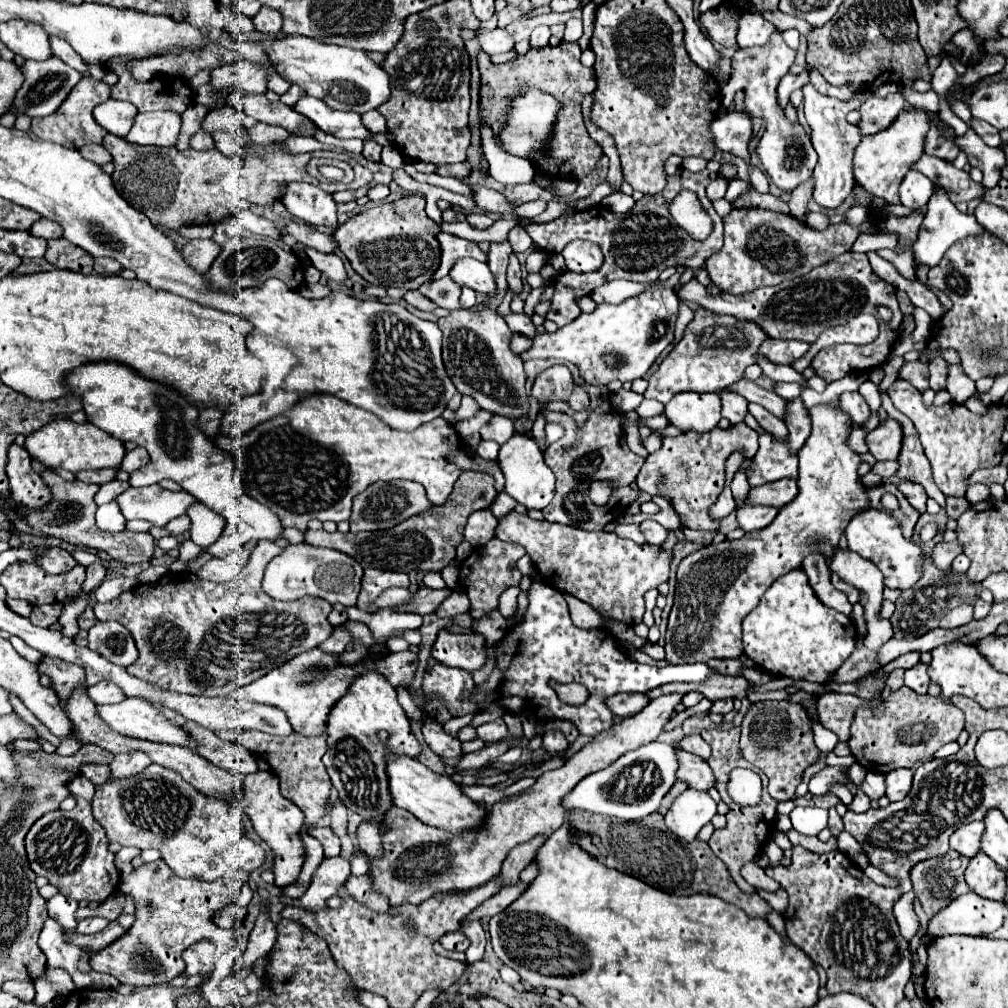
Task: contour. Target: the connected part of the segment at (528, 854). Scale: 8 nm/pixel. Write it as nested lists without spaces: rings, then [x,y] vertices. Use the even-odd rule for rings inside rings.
[[[535,836],[535,840],[523,842],[507,854],[503,868],[501,868],[501,876],[507,886],[513,886],[519,882],[519,872],[533,862],[535,852],[545,844],[545,840],[547,840],[547,836]]]

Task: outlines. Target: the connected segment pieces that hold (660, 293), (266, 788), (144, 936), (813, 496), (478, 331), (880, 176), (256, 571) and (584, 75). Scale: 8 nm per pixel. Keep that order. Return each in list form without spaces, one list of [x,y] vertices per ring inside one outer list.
[[[651,284],[641,294],[627,298],[617,306],[599,304],[591,314],[581,314],[557,332],[537,334],[533,348],[521,354],[521,358],[571,360],[579,368],[583,380],[595,386],[609,384],[611,380],[633,382],[635,378],[641,378],[657,360],[657,356],[671,344],[677,308],[679,298],[673,288]]]
[[[255,772],[255,774],[243,776],[243,800],[233,800],[231,804],[243,810],[251,818],[257,834],[275,852],[275,864],[273,864],[275,884],[295,882],[299,878],[299,872],[305,860],[303,842],[299,840],[299,832],[303,826],[303,812],[291,800],[281,796],[279,778],[273,772]]]
[[[157,860],[151,864],[143,864],[129,876],[121,878],[119,890],[135,898],[137,920],[125,936],[115,940],[115,944],[93,954],[91,968],[95,972],[107,972],[121,984],[159,986],[185,972],[181,952],[187,946],[203,938],[213,940],[217,946],[235,944],[235,930],[221,930],[211,920],[217,910],[233,902],[235,890],[229,888],[225,880],[203,882],[179,878],[163,860]]]
[[[819,404],[809,408],[809,416],[813,430],[799,450],[797,498],[783,506],[763,532],[749,532],[739,540],[709,544],[681,560],[677,568],[675,604],[665,636],[667,662],[685,664],[712,658],[739,658],[743,654],[741,622],[759,604],[765,590],[779,576],[801,568],[803,558],[809,554],[819,552],[831,560],[849,520],[871,508],[867,488],[857,474],[861,456],[847,444],[853,430],[847,412],[841,406]]]
[[[509,242],[491,244],[489,248],[489,268],[497,280],[497,296],[485,300],[487,308],[481,312],[469,310],[453,310],[449,316],[439,318],[439,328],[443,330],[443,362],[449,378],[457,386],[461,394],[469,394],[477,400],[477,404],[491,414],[507,416],[507,418],[523,418],[529,412],[529,396],[525,392],[527,374],[523,368],[523,360],[515,352],[511,352],[511,336],[513,332],[507,328],[505,320],[495,314],[495,308],[505,296],[505,270],[509,262],[511,246]]]
[[[905,110],[891,124],[891,128],[879,132],[875,136],[865,136],[861,140],[861,144],[857,146],[855,158],[853,158],[855,184],[861,186],[863,190],[867,190],[867,194],[871,194],[871,196],[879,196],[891,204],[899,204],[897,188],[899,188],[903,176],[909,172],[911,164],[915,164],[921,158],[923,146],[925,146],[925,134],[929,132],[929,128],[931,128],[931,124],[923,110],[921,112]]]
[[[257,542],[247,568],[231,582],[209,582],[191,572],[169,572],[161,580],[127,590],[107,604],[97,602],[93,606],[93,612],[97,620],[117,620],[131,632],[139,650],[139,658],[127,668],[131,676],[143,678],[171,692],[227,696],[235,688],[255,682],[255,678],[259,676],[265,676],[277,664],[283,664],[293,656],[319,646],[333,632],[333,626],[327,620],[333,606],[327,600],[305,596],[295,602],[281,602],[263,592],[263,570],[279,550],[283,550],[283,546],[279,546],[277,542]]]
[[[561,42],[559,46],[547,46],[541,50],[529,50],[523,58],[505,62],[505,64],[493,64],[485,52],[479,54],[479,70],[481,70],[481,118],[493,128],[497,134],[501,114],[507,110],[509,98],[523,86],[535,86],[541,90],[547,90],[553,94],[561,104],[561,116],[557,116],[555,132],[551,138],[551,150],[549,158],[545,162],[543,172],[549,178],[575,178],[581,180],[585,174],[589,174],[599,158],[603,156],[601,146],[589,138],[585,130],[585,122],[582,114],[582,101],[585,94],[595,90],[595,72],[593,68],[585,68],[579,62],[581,48],[577,42]]]

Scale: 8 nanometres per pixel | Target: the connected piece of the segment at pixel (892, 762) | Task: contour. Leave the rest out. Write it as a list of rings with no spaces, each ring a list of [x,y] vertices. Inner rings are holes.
[[[901,686],[889,694],[877,708],[857,708],[851,724],[849,748],[857,764],[873,772],[891,772],[895,768],[913,768],[917,762],[929,760],[943,744],[955,742],[963,732],[965,718],[951,702],[933,696],[919,696],[911,688]]]

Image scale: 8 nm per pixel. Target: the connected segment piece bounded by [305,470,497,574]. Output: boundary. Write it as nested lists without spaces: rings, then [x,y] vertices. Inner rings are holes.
[[[465,470],[453,486],[447,502],[443,506],[433,506],[427,512],[415,514],[405,522],[397,524],[391,530],[377,530],[377,532],[325,532],[325,530],[307,530],[305,542],[313,546],[325,546],[339,552],[349,554],[355,558],[363,568],[381,568],[381,570],[397,570],[397,572],[441,572],[453,558],[457,544],[463,542],[463,528],[467,518],[483,508],[489,508],[497,496],[493,486],[493,476],[487,472],[473,472]]]

